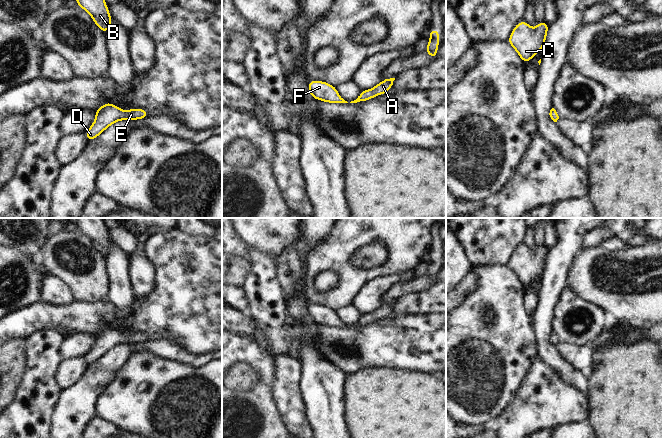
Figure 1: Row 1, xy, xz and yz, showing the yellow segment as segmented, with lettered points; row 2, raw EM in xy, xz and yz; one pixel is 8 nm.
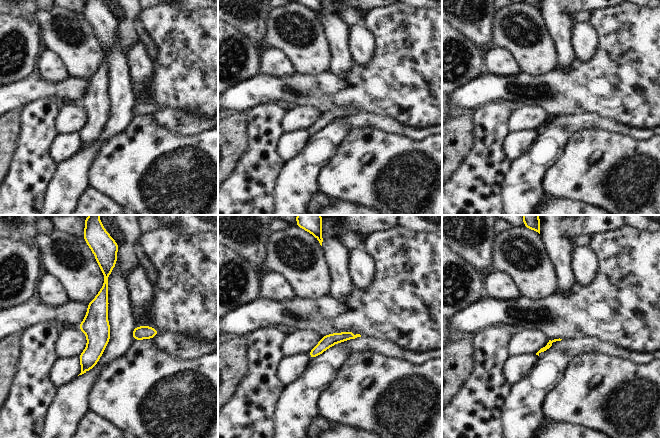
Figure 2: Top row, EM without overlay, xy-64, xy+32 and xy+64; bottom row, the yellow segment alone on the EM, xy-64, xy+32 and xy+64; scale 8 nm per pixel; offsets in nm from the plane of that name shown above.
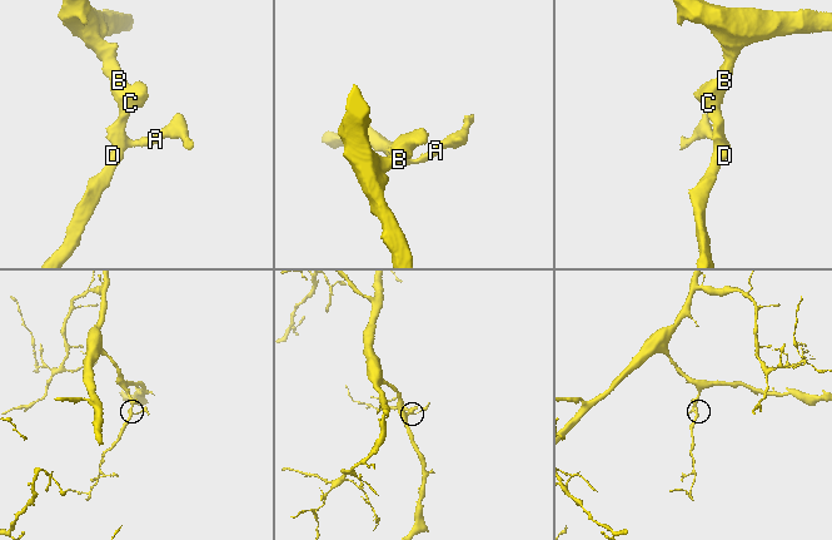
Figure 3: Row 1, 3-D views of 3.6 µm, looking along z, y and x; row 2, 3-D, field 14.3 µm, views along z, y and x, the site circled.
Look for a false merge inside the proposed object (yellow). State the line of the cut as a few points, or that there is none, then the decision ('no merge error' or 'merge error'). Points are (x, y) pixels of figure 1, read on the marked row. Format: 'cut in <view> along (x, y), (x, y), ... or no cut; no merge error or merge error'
no cut; no merge error

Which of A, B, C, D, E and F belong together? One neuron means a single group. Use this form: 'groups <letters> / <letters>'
groups A B C D E F

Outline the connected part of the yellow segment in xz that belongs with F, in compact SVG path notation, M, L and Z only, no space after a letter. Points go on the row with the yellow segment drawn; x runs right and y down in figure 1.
M308 81L309 93L314 99L328 103L348 103L337 92L336 87L324 81Z

